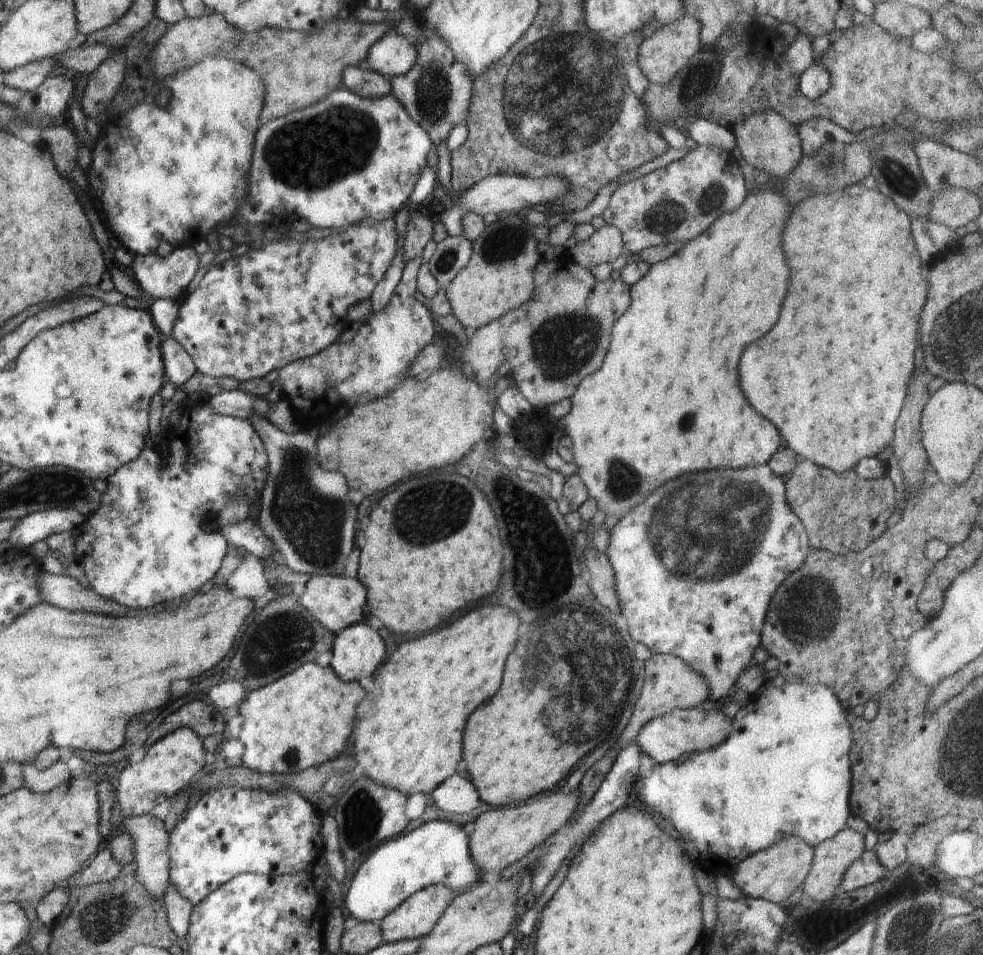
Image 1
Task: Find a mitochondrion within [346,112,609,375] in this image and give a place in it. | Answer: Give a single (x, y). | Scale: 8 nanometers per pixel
(504, 245)

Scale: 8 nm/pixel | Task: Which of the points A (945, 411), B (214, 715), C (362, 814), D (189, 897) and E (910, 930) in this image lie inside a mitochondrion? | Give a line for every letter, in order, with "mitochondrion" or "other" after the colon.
A: other
B: other
C: mitochondrion
D: other
E: mitochondrion

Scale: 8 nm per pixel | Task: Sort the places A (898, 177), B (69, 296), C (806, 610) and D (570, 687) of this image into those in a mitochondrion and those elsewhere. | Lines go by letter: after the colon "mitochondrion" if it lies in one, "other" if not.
A: mitochondrion
B: other
C: mitochondrion
D: mitochondrion

